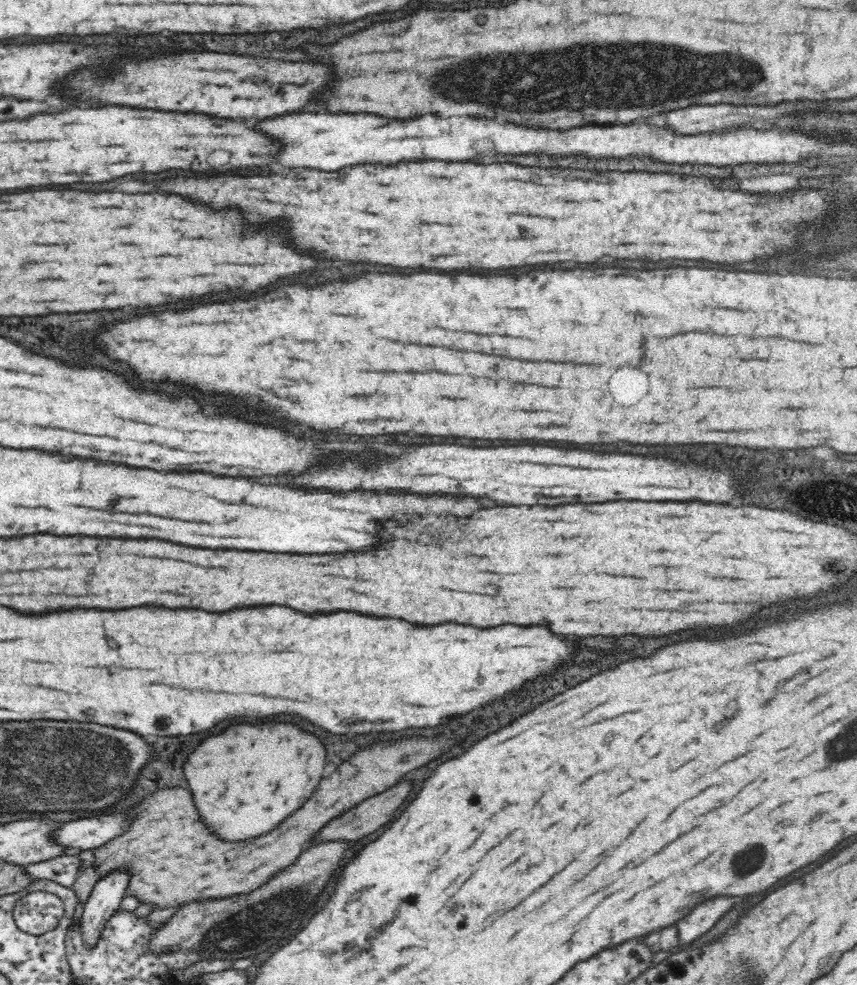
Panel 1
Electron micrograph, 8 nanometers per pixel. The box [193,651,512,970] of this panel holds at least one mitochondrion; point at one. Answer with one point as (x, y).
(250, 927)

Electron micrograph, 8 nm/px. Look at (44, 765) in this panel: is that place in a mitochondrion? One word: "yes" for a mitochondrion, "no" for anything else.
yes

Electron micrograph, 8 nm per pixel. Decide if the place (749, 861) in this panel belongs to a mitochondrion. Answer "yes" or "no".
yes

